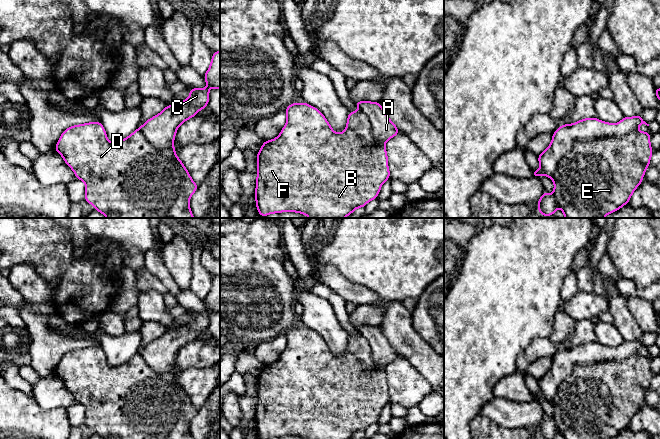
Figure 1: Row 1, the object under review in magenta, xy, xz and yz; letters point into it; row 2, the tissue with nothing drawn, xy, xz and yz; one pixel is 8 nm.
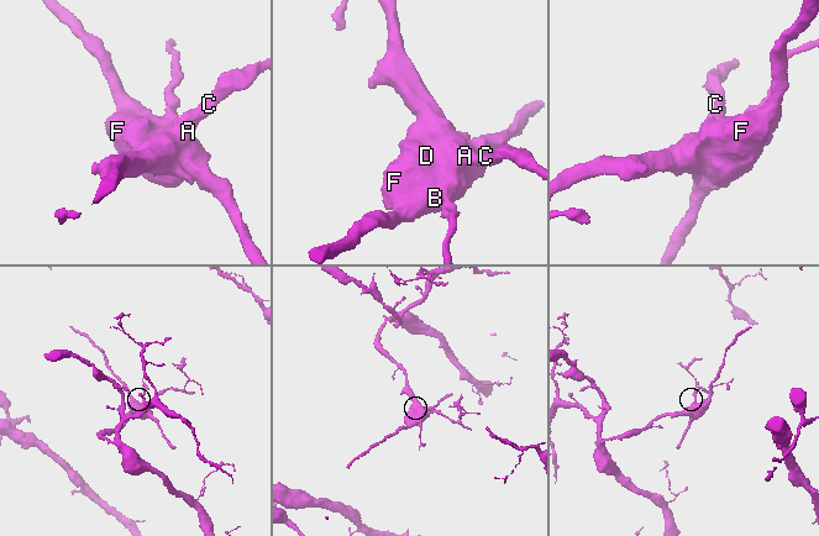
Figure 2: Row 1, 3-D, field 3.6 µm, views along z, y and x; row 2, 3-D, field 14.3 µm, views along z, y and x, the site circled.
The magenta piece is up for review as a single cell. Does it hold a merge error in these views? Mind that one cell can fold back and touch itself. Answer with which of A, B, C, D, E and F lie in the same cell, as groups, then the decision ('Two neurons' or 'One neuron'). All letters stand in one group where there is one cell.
Groups: A C / B D E F. Two neurons

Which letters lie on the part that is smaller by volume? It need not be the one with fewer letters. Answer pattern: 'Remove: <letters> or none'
Remove: B, D, E, F

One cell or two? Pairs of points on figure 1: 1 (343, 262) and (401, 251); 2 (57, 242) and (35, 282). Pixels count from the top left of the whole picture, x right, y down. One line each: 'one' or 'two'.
1: one
2: two

